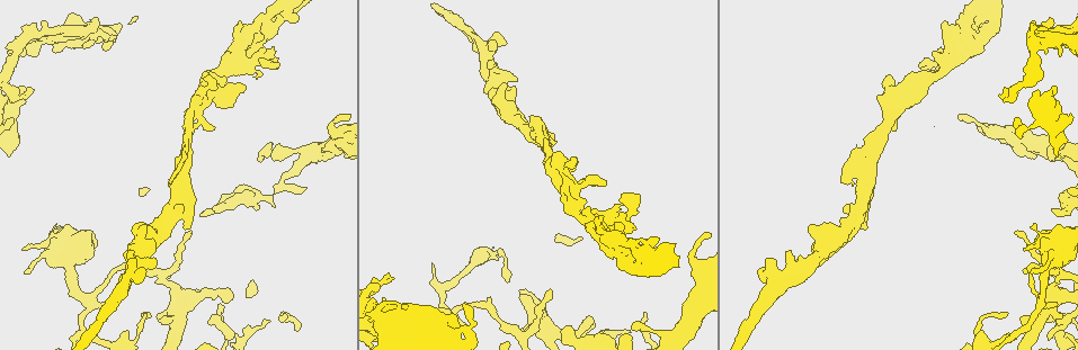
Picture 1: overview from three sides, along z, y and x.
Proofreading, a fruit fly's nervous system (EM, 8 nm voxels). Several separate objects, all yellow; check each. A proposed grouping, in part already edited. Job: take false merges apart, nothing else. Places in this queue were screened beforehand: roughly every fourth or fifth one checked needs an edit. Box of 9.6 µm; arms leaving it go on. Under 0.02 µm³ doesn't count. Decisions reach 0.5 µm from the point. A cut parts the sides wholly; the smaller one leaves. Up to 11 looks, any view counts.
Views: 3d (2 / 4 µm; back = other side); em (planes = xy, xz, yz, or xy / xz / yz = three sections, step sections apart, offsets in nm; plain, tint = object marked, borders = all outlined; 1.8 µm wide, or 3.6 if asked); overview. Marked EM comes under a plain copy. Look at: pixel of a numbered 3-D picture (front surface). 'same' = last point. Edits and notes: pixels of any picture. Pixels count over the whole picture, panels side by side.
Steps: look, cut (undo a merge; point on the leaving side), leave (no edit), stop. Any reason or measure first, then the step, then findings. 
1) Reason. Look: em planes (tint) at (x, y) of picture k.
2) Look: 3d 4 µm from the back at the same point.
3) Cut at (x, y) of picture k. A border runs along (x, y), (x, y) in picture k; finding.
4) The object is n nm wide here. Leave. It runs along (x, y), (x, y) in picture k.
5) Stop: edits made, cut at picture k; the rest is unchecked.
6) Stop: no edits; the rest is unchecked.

Three arms meet. Look: em planes (tint) at (896, 107) of picture 1.

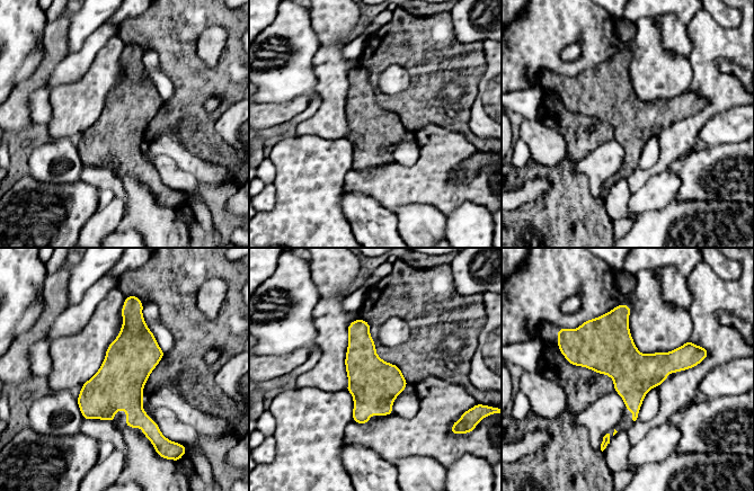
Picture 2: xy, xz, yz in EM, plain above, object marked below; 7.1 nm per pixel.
Leave. It runs along (129, 306), (132, 405), (151, 435) in picture 2; one neuron here.

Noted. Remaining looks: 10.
Look: 3d 2 µm at (171, 213) of picture 1.

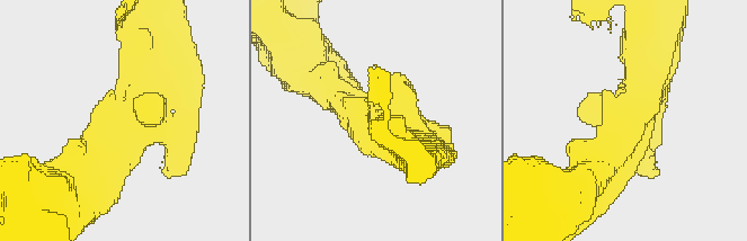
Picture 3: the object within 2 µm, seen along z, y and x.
Shape alone is not enough. Look: em planes (tint) at (119, 120) of picture 3.

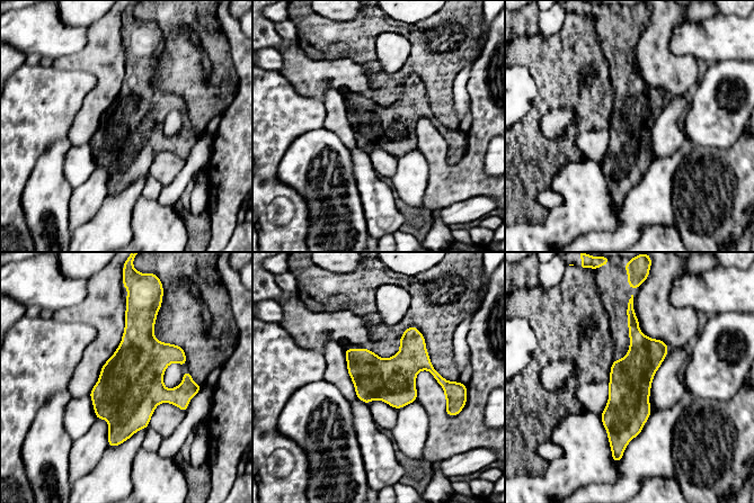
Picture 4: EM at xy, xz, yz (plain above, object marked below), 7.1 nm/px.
The object is 300 nm wide here. Leave. It runs along (629, 311), (636, 370), (619, 445) in picture 4; continuous, no second neuron.

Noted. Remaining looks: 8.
Sharp bend. Look: em xy step 4 (tint) at (1041, 300) of picture 1.

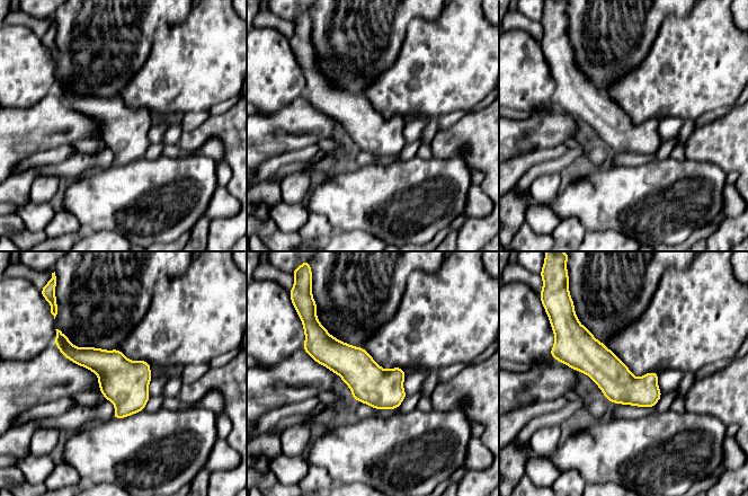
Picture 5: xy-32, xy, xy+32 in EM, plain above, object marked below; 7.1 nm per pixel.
Leave. It runs along (561, 357), (658, 393) in picture 5; continuous, no second neuron.

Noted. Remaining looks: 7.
Look: em xz step 4 (tint) at (520, 333) of picture 1.

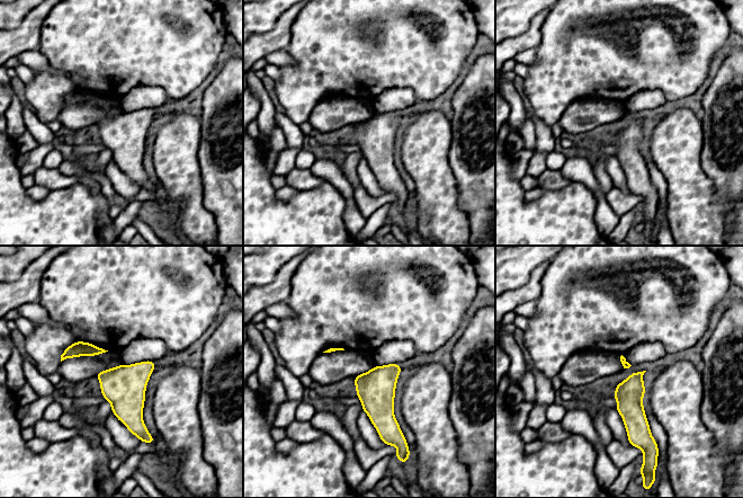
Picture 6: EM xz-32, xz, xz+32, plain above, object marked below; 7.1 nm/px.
Look: em planes (tint) at the same point.

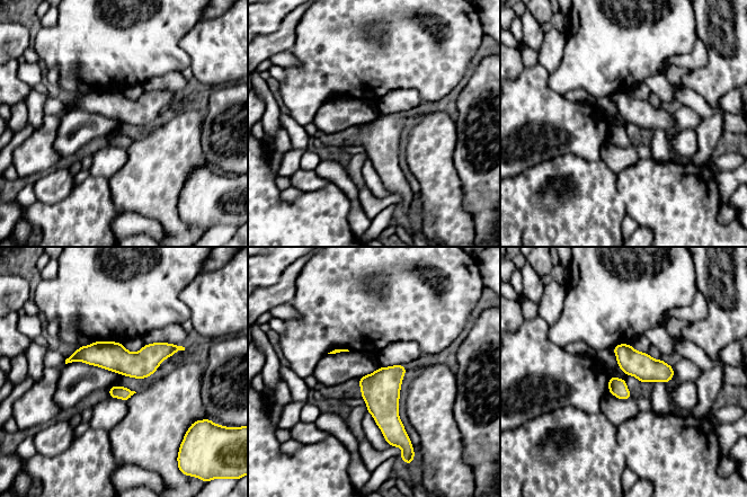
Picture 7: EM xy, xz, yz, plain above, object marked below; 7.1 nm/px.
Leave. It runs along (176, 347), (148, 358), (72, 358) in picture 7; all the same neuron.

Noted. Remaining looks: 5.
Stop: no edits; the rest is unchecked.

